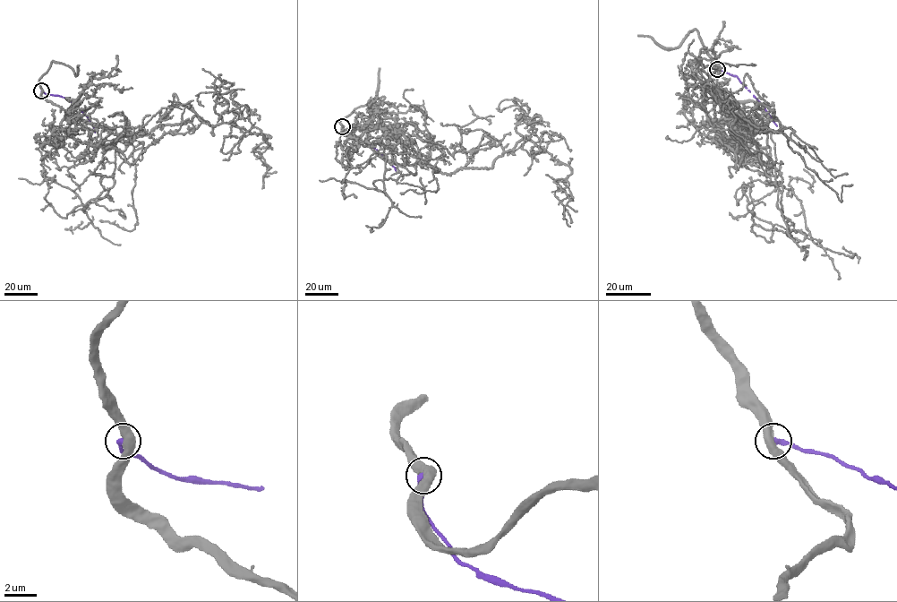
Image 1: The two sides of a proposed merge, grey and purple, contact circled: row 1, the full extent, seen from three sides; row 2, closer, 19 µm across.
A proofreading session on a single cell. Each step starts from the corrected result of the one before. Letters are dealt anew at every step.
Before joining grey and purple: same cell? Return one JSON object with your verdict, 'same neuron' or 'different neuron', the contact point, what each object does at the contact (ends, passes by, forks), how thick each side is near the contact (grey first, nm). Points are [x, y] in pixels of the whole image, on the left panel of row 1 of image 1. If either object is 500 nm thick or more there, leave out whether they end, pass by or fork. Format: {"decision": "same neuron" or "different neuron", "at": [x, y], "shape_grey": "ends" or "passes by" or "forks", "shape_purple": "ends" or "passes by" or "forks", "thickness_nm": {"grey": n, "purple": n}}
{"decision": "different neuron", "at": [41, 90], "thickness_nm": {"grey": 500, "purple": 360}}

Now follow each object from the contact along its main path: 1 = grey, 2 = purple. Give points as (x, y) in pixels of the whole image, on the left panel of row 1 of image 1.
1: (41, 90), (66, 115), (121, 136), (194, 116), (266, 134), (253, 150), (269, 167), (263, 187), (269, 176)
2: (41, 90), (71, 101), (86, 116), (95, 132)

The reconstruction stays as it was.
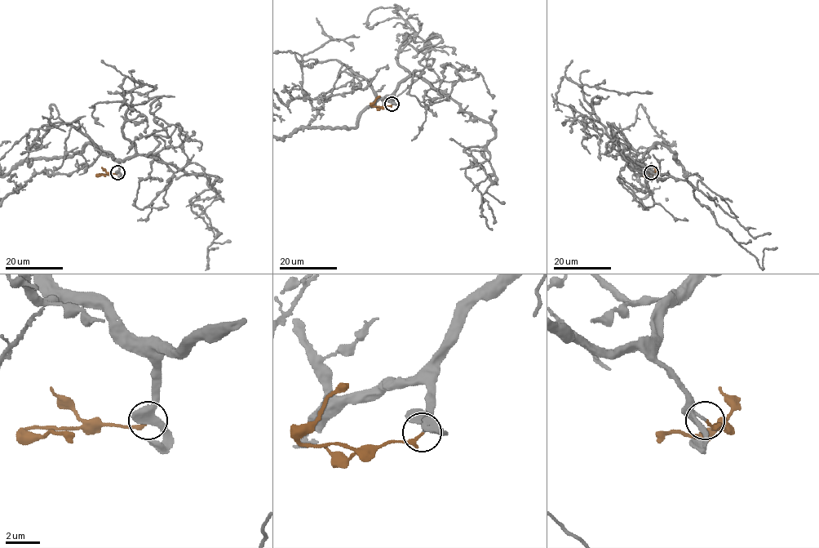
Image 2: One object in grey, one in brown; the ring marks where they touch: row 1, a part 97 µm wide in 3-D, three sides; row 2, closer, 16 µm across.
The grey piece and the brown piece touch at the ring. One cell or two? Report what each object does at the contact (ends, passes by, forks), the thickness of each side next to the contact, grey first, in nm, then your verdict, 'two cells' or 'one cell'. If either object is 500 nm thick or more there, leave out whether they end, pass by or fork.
grey passes by | brown ends | 190/200 nm | one cell

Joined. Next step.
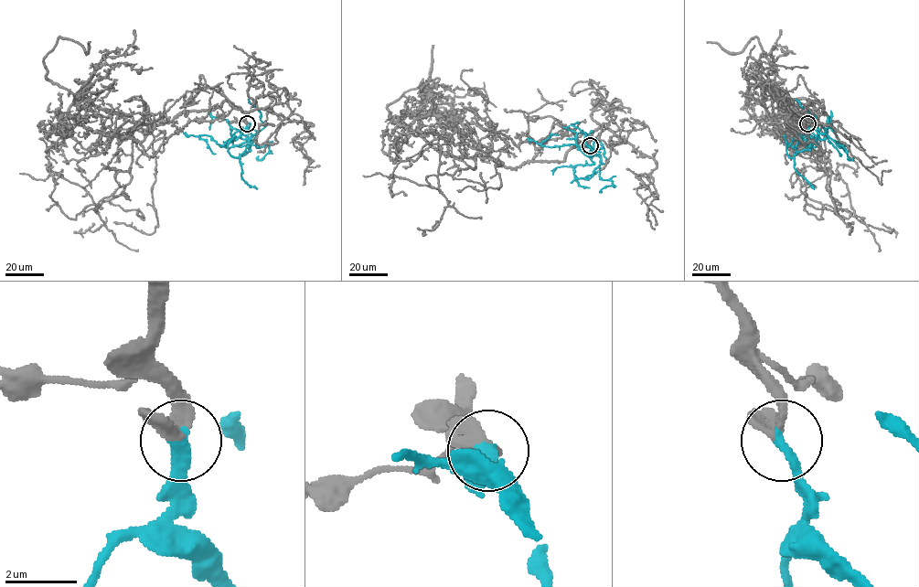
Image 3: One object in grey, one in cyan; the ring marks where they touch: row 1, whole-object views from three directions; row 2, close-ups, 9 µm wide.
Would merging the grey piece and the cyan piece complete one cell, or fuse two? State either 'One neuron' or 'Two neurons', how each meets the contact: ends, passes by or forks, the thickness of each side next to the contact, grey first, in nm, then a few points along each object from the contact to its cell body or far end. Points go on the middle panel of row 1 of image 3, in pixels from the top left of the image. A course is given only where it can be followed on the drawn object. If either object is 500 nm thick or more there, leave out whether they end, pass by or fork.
One neuron. At the ring grey passes by. At the ring cyan ends. Thickness 300 nm (grey) against 360 nm. Course of grey: (590, 145), (515, 167), (475, 156), (453, 175), (438, 172), (437, 144), (401, 161), (397, 139), (397, 155). Course of cyan: (590, 145), (594, 154), (590, 154), (594, 141), (582, 133), (585, 143), (595, 152), (600, 152)

